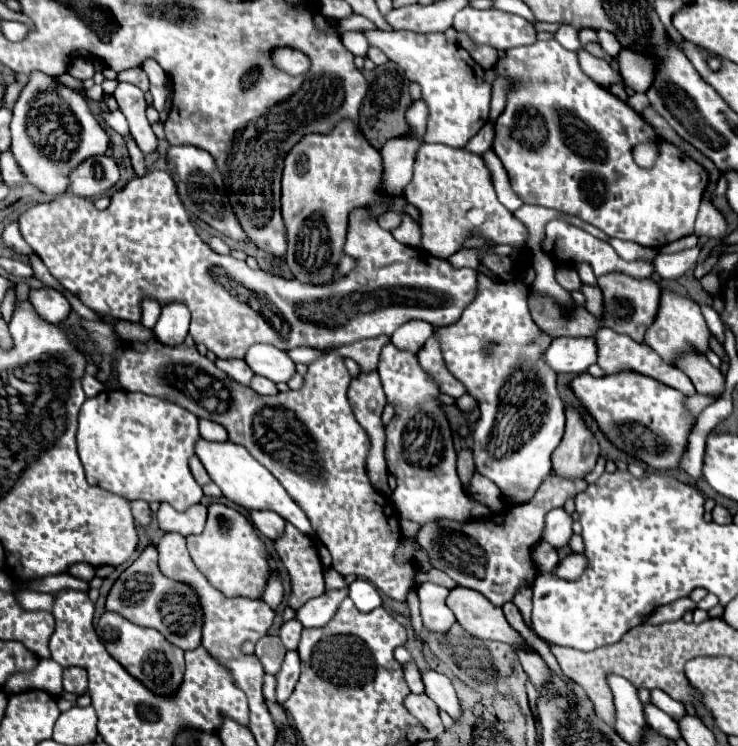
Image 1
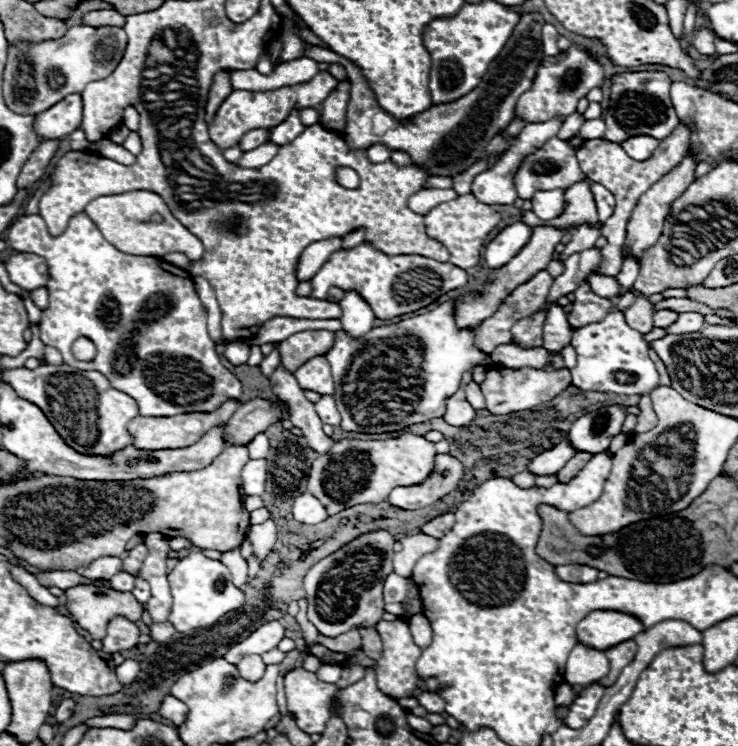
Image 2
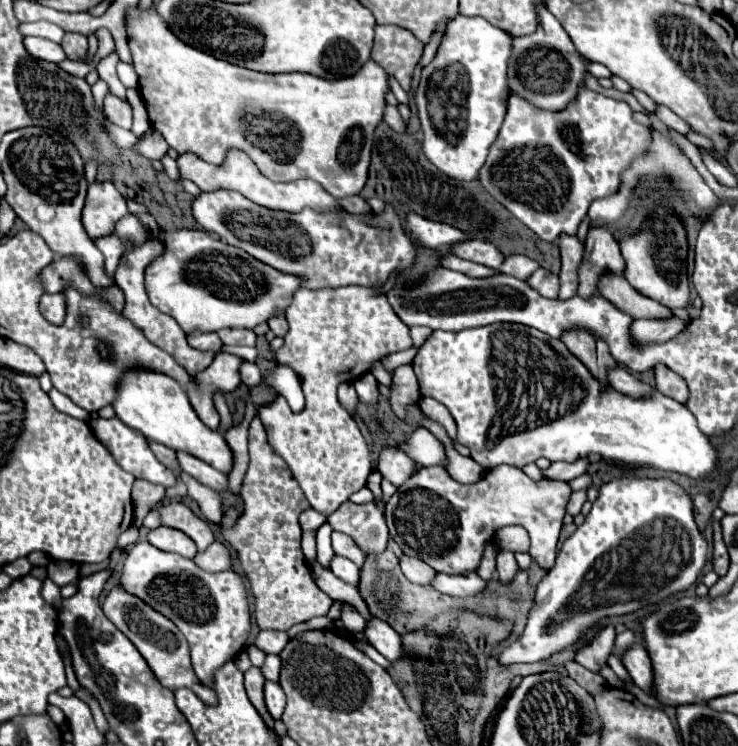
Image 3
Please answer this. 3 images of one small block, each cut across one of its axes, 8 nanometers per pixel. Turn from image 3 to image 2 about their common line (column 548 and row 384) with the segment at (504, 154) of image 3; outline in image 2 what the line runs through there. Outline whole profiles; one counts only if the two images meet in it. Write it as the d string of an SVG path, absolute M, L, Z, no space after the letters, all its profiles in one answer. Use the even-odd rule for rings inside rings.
M76 214L68 228L62 232L62 238L54 238L54 246L60 252L52 254L52 236L44 220L34 216L20 216L8 228L8 244L16 252L28 252L42 256L48 266L50 280L46 284L50 306L42 312L40 320L40 340L46 346L54 346L62 352L64 364L78 370L96 370L108 378L108 382L132 396L138 404L140 416L176 416L188 412L210 412L216 410L230 398L242 398L242 384L232 376L220 356L216 354L216 342L206 332L206 308L202 306L190 274L182 268L176 268L162 258L154 256L130 256L116 250L110 242L104 240L96 224L84 214ZM76 338L90 338L96 344L96 358L92 362L80 362L72 356L70 346Z

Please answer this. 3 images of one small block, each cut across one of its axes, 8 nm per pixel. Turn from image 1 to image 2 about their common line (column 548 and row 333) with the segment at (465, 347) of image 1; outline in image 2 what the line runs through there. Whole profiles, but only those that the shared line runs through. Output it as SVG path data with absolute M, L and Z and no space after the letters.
M454 300L440 304L428 314L402 320L400 324L372 328L360 340L350 340L348 334L336 332L334 346L326 354L326 360L330 360L334 382L338 386L334 392L334 400L342 416L340 426L348 432L382 434L402 430L410 424L430 422L432 418L442 418L446 412L446 400L460 388L462 374L482 364L486 356L488 354L480 352L474 346L474 330L456 330Z

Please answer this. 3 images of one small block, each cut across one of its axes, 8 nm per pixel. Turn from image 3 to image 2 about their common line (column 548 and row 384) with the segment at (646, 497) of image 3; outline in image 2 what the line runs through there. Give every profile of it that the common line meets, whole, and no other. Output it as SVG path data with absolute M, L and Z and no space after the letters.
M610 312L610 316L602 318L600 322L576 328L570 344L576 350L576 366L570 370L572 386L576 386L578 390L612 392L612 394L650 394L658 386L658 372L654 368L654 362L648 358L650 344L644 340L644 334L626 324L622 312Z

